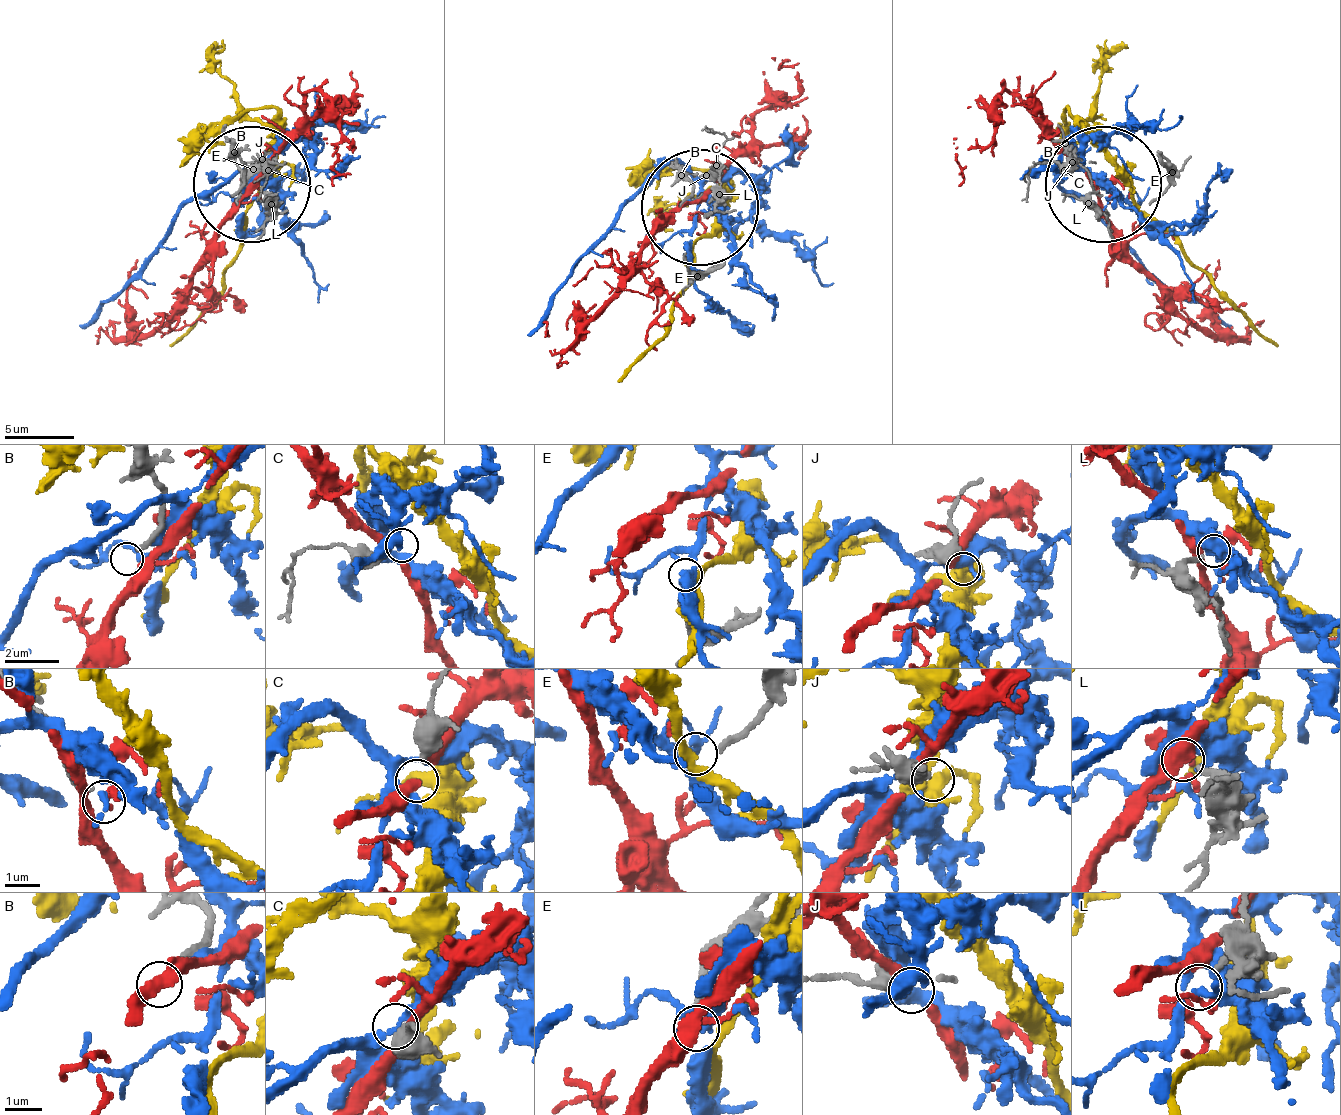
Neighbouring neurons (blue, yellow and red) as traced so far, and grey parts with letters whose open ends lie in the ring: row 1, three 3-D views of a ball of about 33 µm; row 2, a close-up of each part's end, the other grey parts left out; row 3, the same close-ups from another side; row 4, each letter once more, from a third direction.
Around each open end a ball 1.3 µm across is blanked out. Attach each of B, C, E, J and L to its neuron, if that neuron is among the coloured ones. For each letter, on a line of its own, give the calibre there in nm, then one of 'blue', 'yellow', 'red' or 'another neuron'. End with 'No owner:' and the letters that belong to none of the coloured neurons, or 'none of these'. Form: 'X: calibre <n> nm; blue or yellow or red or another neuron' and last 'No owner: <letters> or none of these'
B: calibre 180 nm; another neuron
C: calibre 420 nm; another neuron
E: calibre 190 nm; blue
J: calibre 400 nm; another neuron
L: calibre 180 nm; red
No owner: B, C, J

